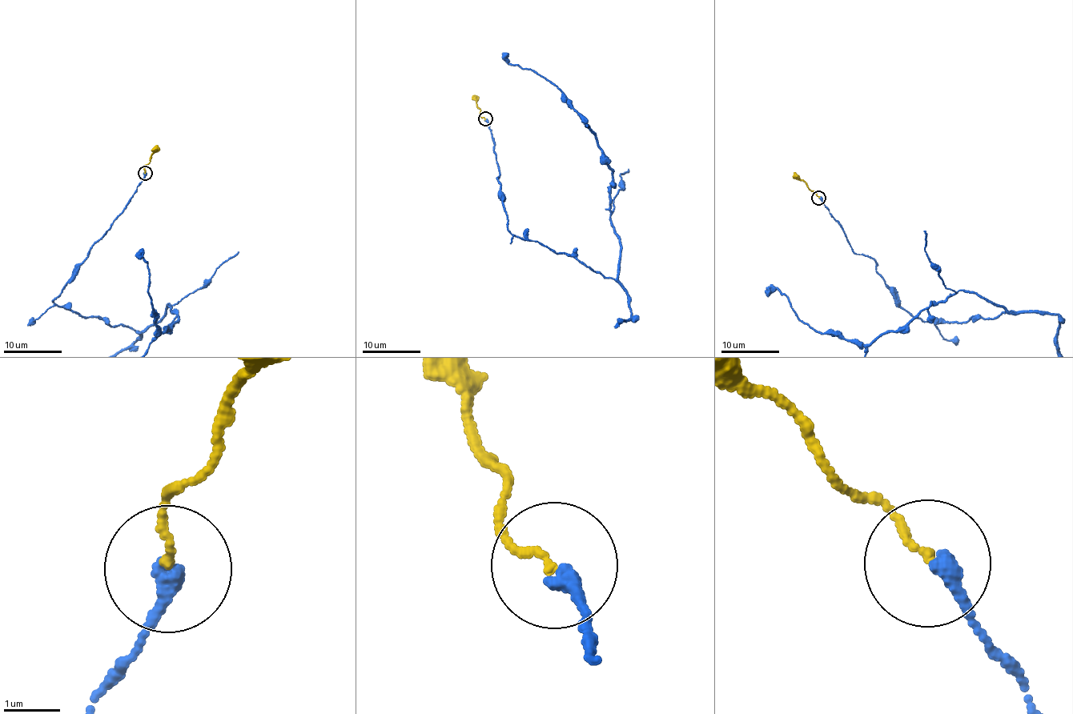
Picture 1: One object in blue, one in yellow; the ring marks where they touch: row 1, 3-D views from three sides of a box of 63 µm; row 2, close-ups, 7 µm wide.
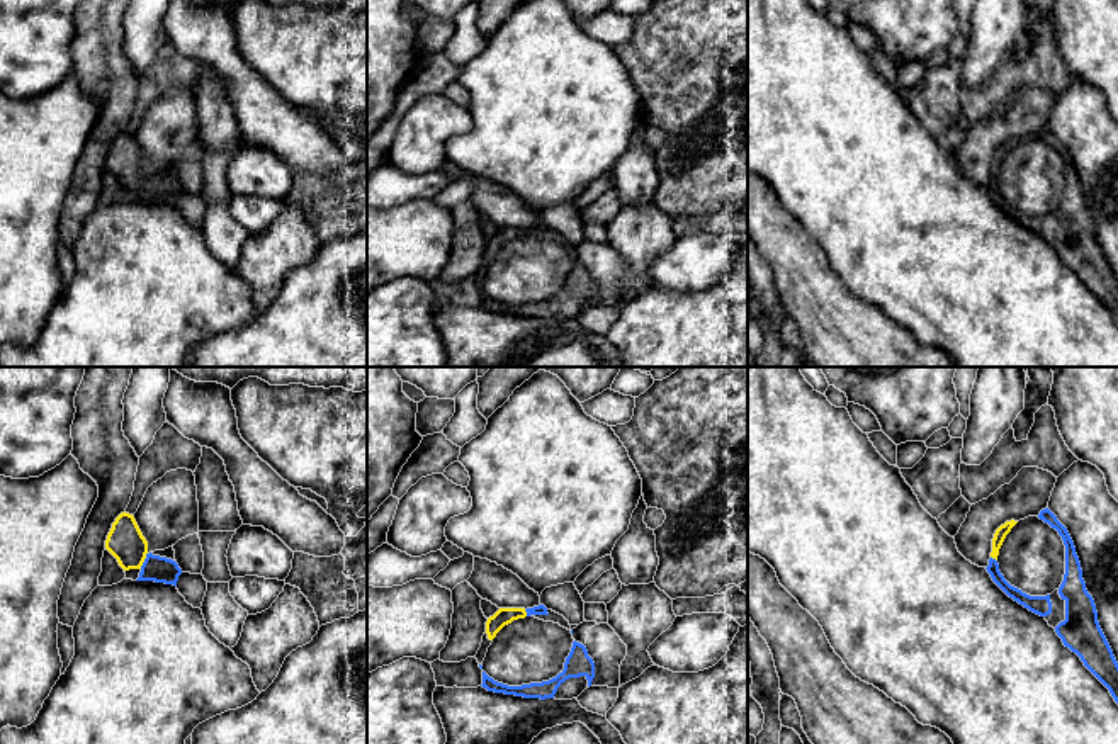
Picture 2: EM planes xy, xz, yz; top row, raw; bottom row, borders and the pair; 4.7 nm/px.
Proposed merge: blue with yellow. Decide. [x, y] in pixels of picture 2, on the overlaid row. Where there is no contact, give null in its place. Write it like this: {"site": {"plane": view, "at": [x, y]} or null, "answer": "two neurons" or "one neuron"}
{"site": {"plane": "xy", "at": [145, 561]}, "answer": "one neuron"}

